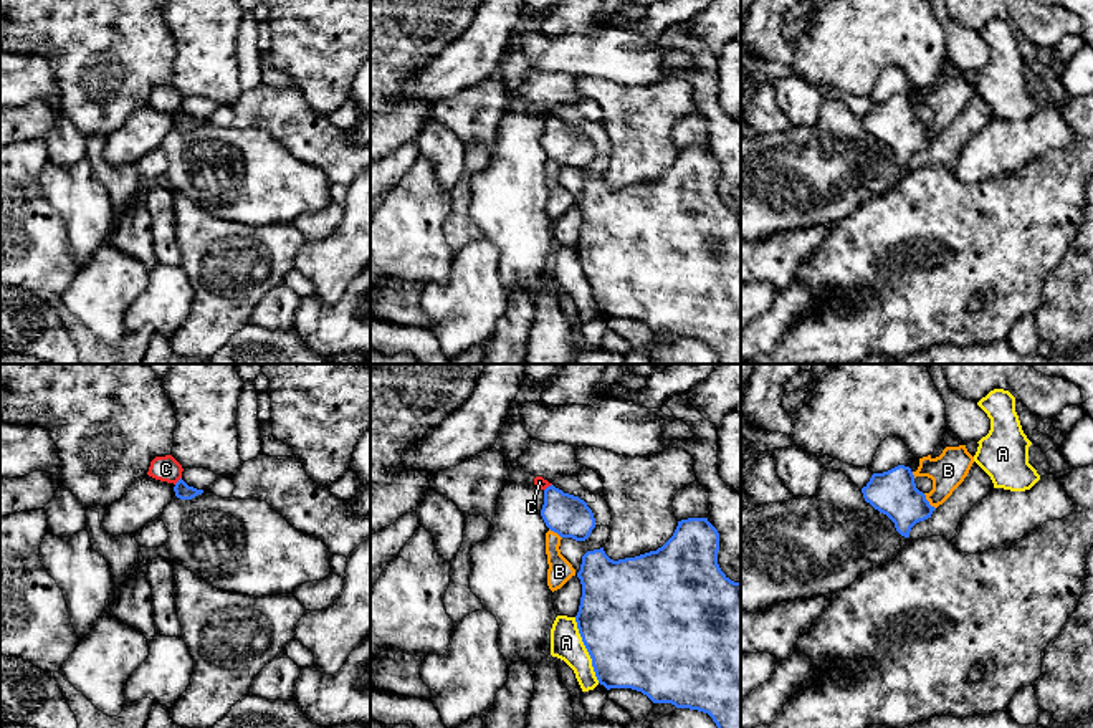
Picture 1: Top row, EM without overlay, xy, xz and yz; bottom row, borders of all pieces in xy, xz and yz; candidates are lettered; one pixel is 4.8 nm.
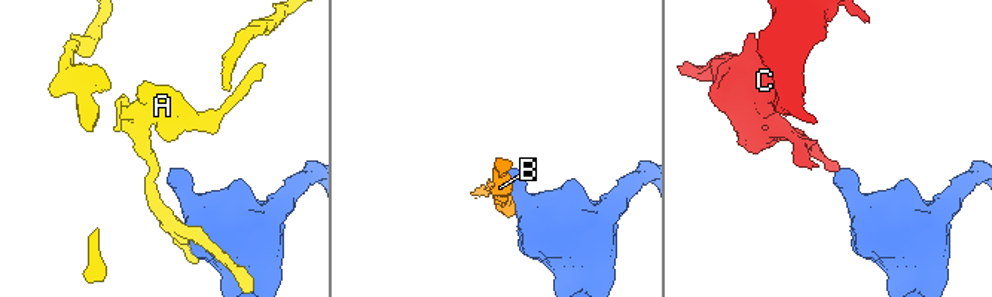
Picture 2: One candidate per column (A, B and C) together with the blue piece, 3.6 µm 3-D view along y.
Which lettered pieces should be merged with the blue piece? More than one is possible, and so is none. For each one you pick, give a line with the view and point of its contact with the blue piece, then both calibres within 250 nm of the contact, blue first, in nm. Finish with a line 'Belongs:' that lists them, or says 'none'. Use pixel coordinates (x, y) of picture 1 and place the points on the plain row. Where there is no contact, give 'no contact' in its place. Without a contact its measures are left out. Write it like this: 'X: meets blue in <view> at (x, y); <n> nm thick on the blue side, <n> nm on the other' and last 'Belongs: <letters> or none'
Belongs: none

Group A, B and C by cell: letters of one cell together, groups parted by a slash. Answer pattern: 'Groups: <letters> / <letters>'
Groups: A / B / C

